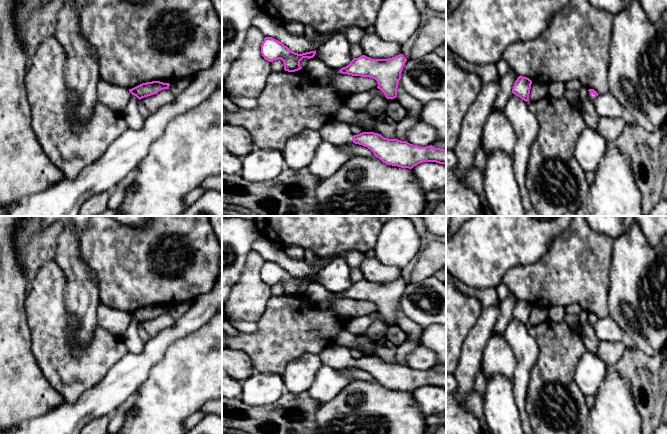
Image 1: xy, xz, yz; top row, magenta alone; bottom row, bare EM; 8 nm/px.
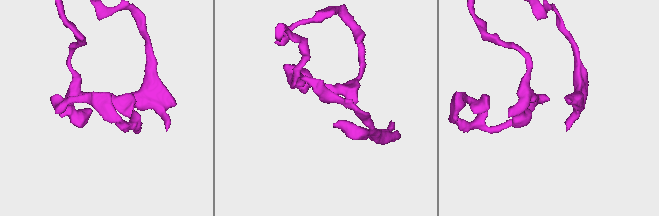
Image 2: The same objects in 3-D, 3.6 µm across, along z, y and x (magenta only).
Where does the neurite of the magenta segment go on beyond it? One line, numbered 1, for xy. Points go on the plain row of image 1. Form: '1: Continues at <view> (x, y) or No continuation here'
1: Continues at xy (115, 321)

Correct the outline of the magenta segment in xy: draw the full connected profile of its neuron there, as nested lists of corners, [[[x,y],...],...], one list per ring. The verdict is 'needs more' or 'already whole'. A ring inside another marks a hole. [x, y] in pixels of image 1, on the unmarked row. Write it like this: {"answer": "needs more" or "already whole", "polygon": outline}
{"answer": "needs more", "polygon": [[[101,302],[97,306],[98,325],[115,336],[122,337],[131,323],[136,320],[139,324],[164,313],[169,313],[169,307],[152,305],[142,307],[132,313],[127,313],[118,309],[108,307]]]}

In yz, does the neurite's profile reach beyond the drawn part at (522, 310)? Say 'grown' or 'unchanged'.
unchanged

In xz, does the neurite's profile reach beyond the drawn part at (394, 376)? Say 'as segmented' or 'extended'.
extended

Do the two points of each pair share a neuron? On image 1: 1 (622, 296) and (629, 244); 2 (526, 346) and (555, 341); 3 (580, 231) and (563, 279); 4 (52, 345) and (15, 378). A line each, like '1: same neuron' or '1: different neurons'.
1: same neuron
2: different neurons
3: same neuron
4: different neurons

